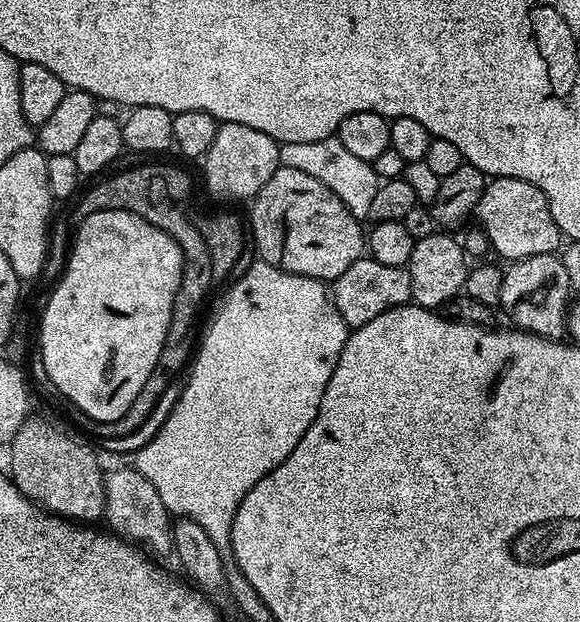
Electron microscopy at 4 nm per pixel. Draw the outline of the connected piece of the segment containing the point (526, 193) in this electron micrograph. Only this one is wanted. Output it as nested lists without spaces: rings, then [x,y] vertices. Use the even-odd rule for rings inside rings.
[[[505,176],[489,179],[474,216],[484,223],[493,250],[505,262],[526,260],[531,255],[550,255],[561,247],[562,233],[554,222],[554,214],[550,214],[546,194],[538,186],[530,186],[530,182]]]

